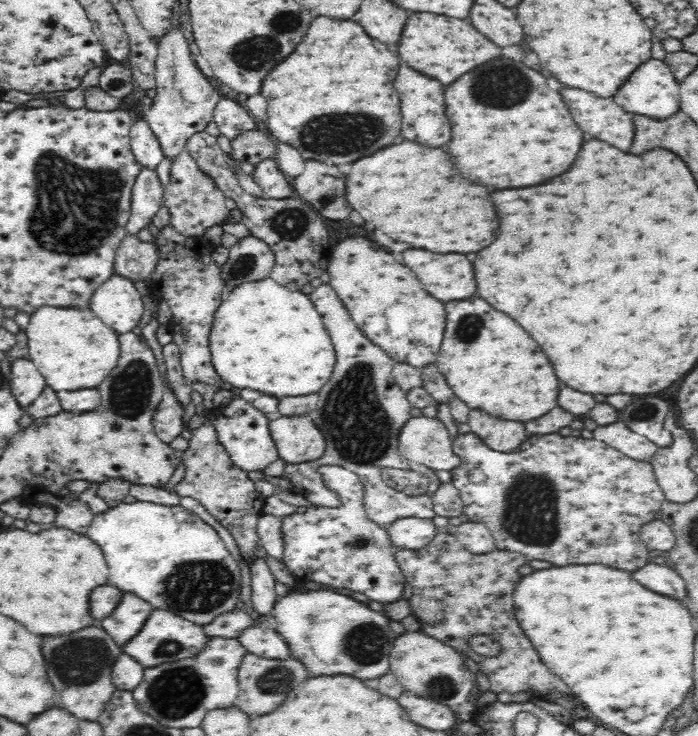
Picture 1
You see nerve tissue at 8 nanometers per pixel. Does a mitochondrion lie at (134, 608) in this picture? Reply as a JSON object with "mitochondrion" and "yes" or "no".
{"mitochondrion":"no"}

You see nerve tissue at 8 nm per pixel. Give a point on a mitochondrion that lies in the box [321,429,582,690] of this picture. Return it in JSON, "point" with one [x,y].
{"point":[538,493]}

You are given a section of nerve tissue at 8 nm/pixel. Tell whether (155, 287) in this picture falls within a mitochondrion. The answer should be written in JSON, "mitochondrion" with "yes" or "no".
{"mitochondrion":"no"}

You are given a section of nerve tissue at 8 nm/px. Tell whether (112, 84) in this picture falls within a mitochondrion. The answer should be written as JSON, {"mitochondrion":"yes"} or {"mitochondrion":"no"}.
{"mitochondrion":"yes"}

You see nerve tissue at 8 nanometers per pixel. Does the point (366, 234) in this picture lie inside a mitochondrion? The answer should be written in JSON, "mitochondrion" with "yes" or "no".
{"mitochondrion":"no"}

